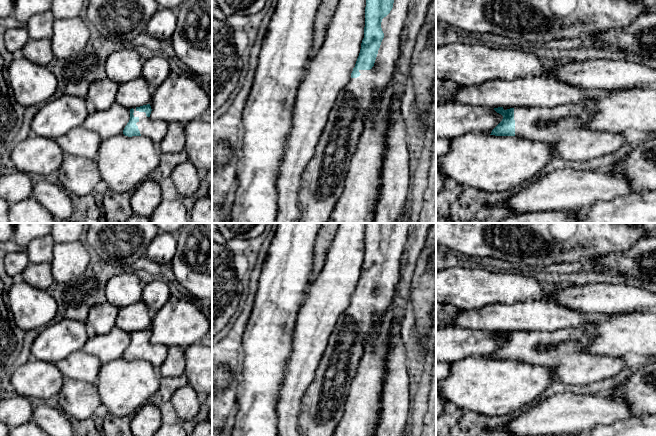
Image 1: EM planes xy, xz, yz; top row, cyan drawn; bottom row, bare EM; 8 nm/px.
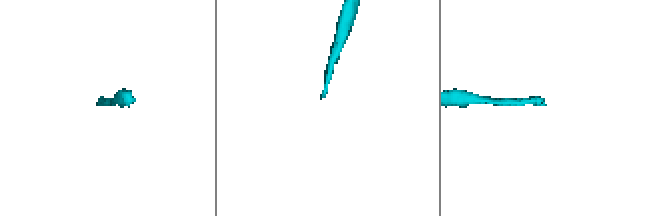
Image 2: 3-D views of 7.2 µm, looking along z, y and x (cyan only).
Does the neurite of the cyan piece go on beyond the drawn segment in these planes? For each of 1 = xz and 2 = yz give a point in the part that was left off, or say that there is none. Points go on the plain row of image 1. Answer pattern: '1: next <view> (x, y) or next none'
1: next xz (324, 402)
2: next yz (564, 351)

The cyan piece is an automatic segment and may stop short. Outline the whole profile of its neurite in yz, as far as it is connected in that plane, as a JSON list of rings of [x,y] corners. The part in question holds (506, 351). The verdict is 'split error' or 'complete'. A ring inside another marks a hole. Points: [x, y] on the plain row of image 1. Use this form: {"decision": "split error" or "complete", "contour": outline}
{"decision": "split error", "contour": [[[565,328],[553,332],[545,331],[498,331],[494,334],[503,340],[502,345],[492,354],[490,359],[515,360],[532,366],[550,368],[559,381],[571,385],[586,385],[601,380],[614,378],[624,368],[621,357],[591,354],[587,347],[593,337],[585,329]]]}

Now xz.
{"decision": "split error", "contour": [[[366,223],[364,262],[359,280],[349,306],[340,315],[328,340],[315,379],[303,397],[303,409],[299,415],[299,430],[302,436],[333,436],[344,414],[350,387],[364,354],[364,343],[374,333],[379,319],[391,306],[395,287],[400,278],[401,258],[408,240],[409,230],[410,223]]]}

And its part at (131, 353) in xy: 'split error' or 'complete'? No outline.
split error

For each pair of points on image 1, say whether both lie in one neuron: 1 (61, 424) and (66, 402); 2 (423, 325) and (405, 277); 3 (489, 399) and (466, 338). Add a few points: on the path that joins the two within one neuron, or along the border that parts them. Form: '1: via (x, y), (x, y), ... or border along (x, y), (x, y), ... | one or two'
1: border along (60, 408), (68, 417) | two
2: border along (411, 288), (407, 302) | two
3: border along (489, 358), (465, 357), (451, 363) | two

